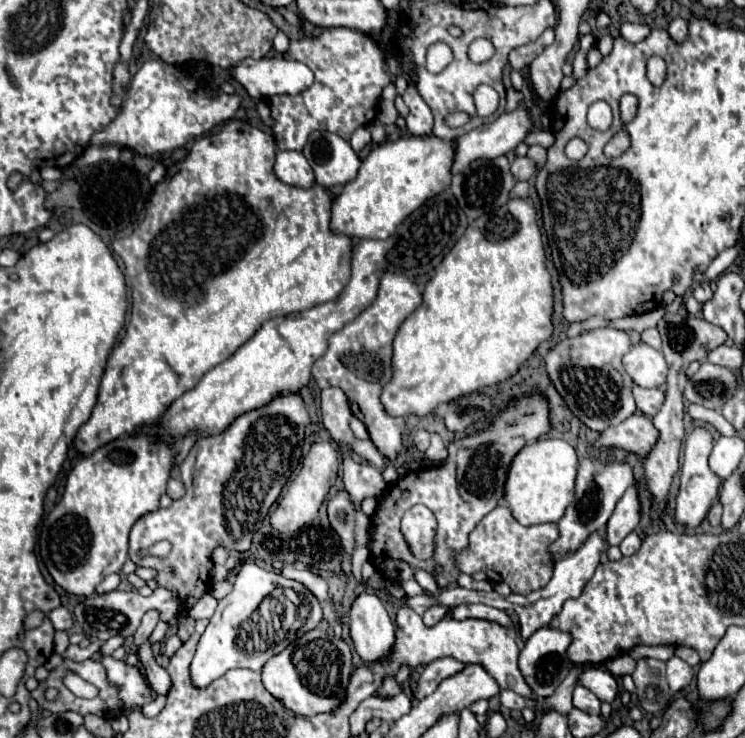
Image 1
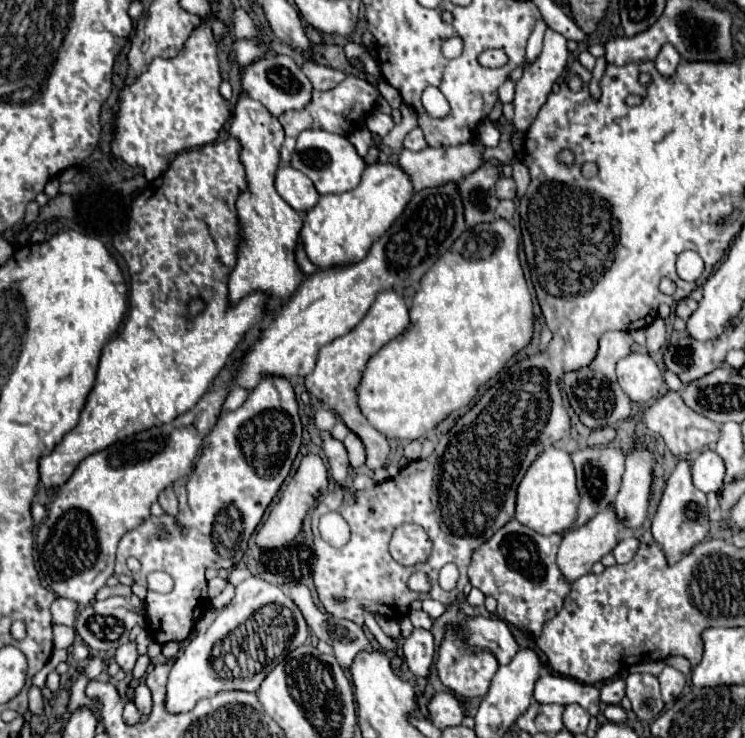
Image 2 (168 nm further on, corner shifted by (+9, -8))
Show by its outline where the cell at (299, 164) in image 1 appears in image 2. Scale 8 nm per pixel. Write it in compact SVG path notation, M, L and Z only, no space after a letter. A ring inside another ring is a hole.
M280 166L276 172L276 192L298 212L310 210L320 194L316 192L314 184L306 174L300 170L294 170L292 166Z

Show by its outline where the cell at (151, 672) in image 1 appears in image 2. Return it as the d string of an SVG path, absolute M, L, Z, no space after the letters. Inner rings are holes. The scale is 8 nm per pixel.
M138 684L134 688L134 704L138 706L138 710L142 712L142 716L146 718L150 714L150 708L152 708L152 694L150 694L150 688L146 684Z

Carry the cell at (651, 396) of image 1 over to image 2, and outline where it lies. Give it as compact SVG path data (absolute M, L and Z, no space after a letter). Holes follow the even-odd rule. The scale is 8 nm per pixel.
M668 392L662 398L656 398L648 406L640 408L640 418L642 418L644 426L650 428L652 432L660 434L664 438L666 446L672 450L672 454L676 454L680 458L718 440L718 426L714 422L710 422L708 418L696 414L688 406L684 406L684 402L680 398L680 392Z

